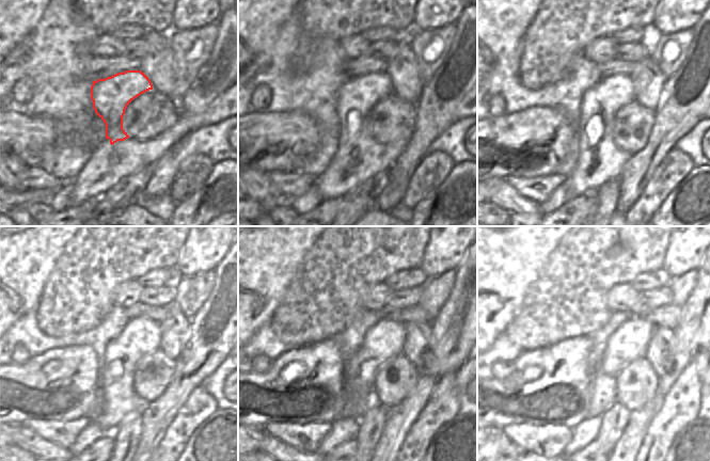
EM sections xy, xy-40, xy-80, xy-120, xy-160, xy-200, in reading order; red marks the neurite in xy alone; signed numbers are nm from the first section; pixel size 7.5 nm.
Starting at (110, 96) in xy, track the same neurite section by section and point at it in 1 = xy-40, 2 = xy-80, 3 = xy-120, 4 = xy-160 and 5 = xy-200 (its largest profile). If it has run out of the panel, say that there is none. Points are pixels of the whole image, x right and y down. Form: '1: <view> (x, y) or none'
1: xy-40 (354, 99)
2: xy-80 (600, 102)
3: xy-120 (140, 336)
4: xy-160 (385, 339)
5: xy-200 (629, 342)

